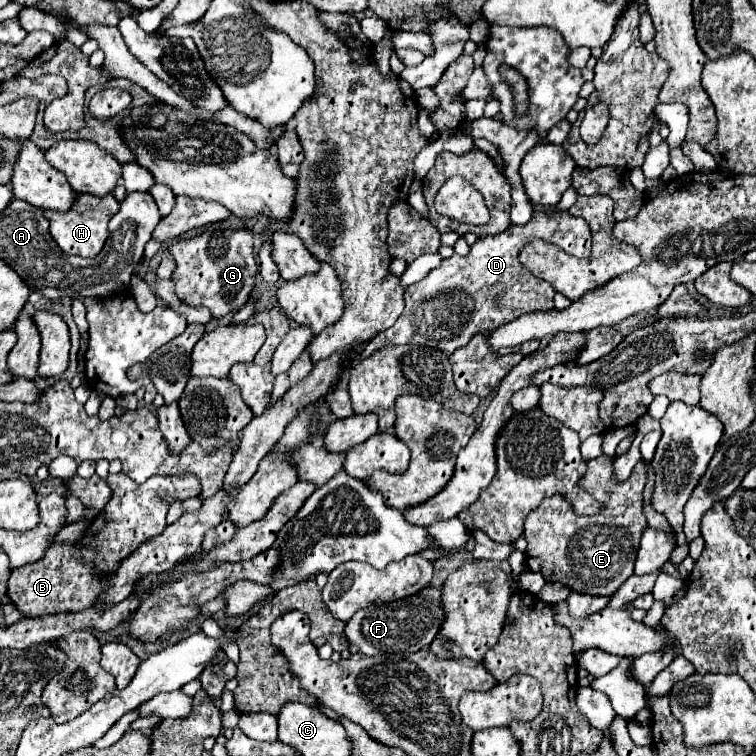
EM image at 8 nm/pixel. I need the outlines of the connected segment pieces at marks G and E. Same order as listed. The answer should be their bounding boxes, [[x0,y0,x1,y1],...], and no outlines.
[[168,229,258,319],[524,455,648,595]]

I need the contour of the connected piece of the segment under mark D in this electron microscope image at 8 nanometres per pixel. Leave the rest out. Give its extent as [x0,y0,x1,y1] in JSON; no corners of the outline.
[358,211,590,359]

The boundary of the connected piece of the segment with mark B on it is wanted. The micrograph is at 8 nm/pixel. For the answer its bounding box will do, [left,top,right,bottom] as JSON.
[6,473,200,617]

